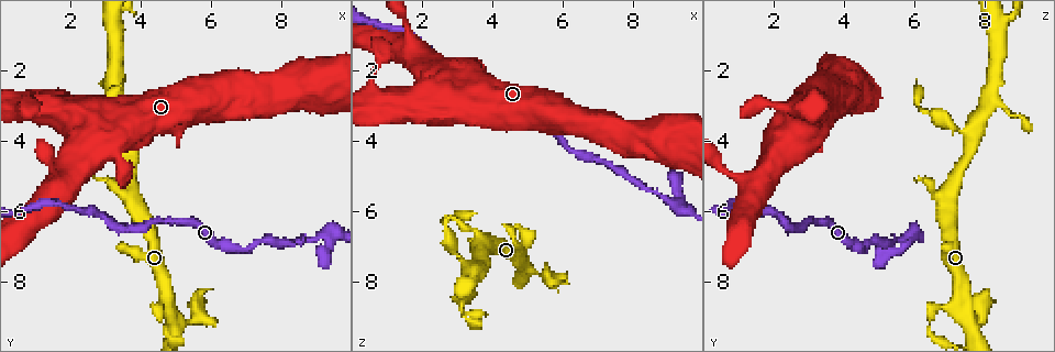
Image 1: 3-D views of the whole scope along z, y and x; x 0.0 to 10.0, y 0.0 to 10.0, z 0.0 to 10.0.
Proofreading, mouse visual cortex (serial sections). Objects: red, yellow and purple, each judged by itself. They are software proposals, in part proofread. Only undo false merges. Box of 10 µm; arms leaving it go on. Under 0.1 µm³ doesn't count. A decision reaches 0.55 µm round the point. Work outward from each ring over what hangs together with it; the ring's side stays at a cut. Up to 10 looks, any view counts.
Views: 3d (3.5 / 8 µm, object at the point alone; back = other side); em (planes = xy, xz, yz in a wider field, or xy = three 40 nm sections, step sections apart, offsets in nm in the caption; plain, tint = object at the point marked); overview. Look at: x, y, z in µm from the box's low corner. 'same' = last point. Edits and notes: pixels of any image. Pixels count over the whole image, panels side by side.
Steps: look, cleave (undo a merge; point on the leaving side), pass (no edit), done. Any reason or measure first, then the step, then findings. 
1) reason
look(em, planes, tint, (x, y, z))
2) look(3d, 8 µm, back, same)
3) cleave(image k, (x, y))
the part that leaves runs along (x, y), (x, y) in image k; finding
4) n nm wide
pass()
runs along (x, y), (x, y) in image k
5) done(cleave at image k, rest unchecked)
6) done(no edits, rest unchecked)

sudden change in width
look(3d, 3.5 µm, (3.70, 3.70, 2.25))

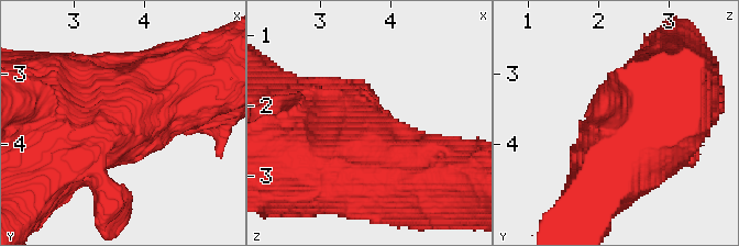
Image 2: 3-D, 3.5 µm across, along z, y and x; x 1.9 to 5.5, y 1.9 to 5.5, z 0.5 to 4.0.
look(em, xy, step 1, plain, (3.70, 3.65, 2.30))

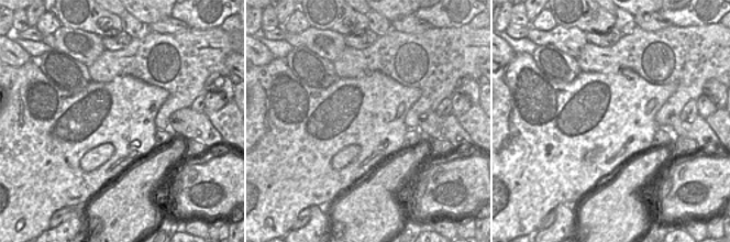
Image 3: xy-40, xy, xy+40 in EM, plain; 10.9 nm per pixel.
where the object lies
look(em, xy, step 1, tint, same)

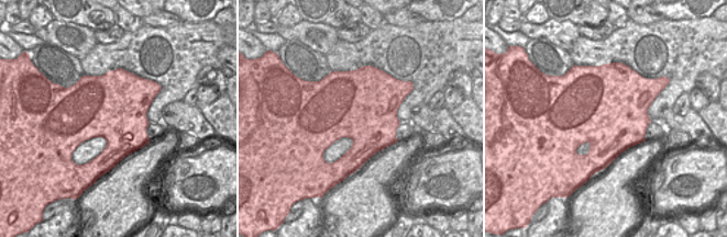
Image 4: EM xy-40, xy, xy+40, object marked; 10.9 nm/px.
pass()
runs along (670, 97), (596, 131) in image 2; continuous, no second cell

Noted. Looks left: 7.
abrupt turn
look(em, xy, step 2, tint, (5.00, 9.25, 7.60))

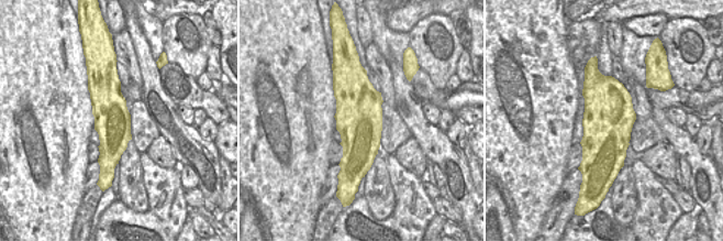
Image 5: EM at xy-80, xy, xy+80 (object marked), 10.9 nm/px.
wider look
look(3d, 3.5 µm, same)

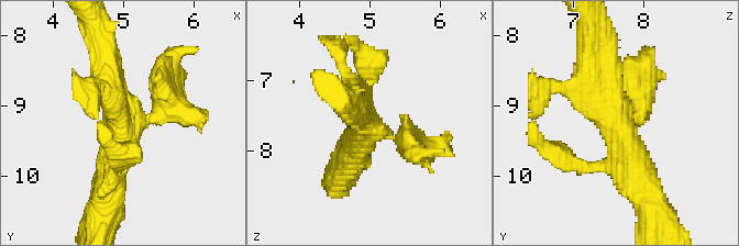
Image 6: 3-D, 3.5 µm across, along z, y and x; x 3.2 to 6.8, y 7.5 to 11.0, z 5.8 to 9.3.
arms of 200, 250, 400, 400 nm
pass()
runs along (103, 54), (120, 119), (120, 166) in image 6; all the same cell

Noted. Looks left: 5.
look(3d, 3.5 µm, (9.25, 6.65, 5.80))

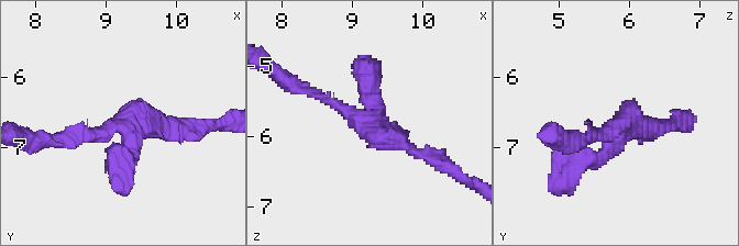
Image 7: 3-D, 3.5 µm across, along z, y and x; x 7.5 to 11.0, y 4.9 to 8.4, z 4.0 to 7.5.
look(em, planes, tint, (9.25, 6.70, 5.80))

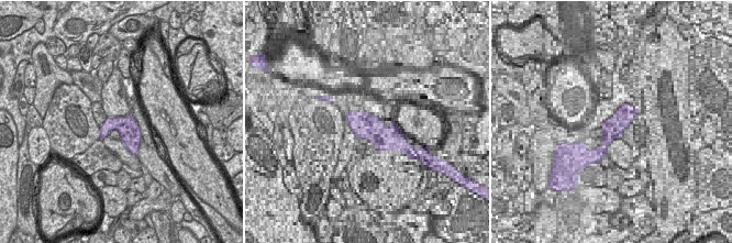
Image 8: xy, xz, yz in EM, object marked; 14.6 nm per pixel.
pass()
runs along (57, 140), (122, 125), (122, 166) in image 7; continuous, no second cell

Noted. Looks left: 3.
three-way junction
look(3d, 8 µm, (3.25, 0.70, 8.40))

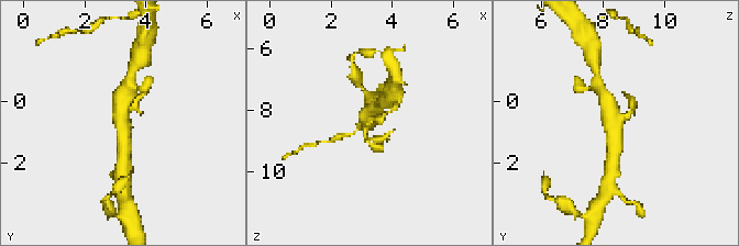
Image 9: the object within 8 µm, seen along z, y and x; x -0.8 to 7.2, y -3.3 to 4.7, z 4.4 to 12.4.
look(em, xy, step 5, tint, same)

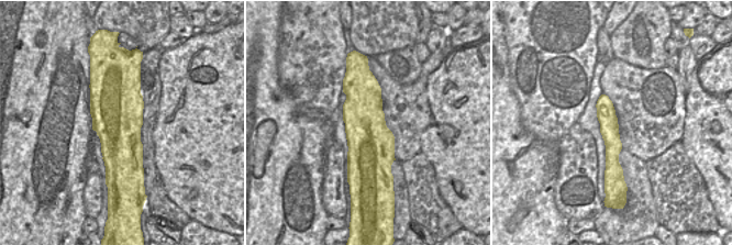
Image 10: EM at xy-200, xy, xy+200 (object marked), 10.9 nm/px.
pass()
runs along (602, 98), (611, 136), (609, 167) in image 10; continuous, no second cell

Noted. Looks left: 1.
done(no edits, rest unchecked)

